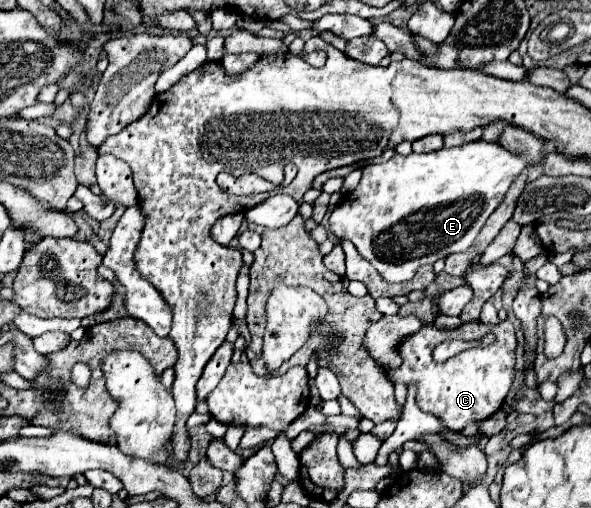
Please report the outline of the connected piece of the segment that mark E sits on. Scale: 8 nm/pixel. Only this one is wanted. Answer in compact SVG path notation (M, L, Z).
M486 140L440 148L428 154L394 154L394 158L384 164L368 164L362 168L362 180L356 190L350 192L344 198L344 204L330 214L330 232L340 240L346 238L354 242L358 252L382 274L384 280L412 280L420 266L434 264L452 252L466 252L526 166L526 154L510 152L502 144Z

